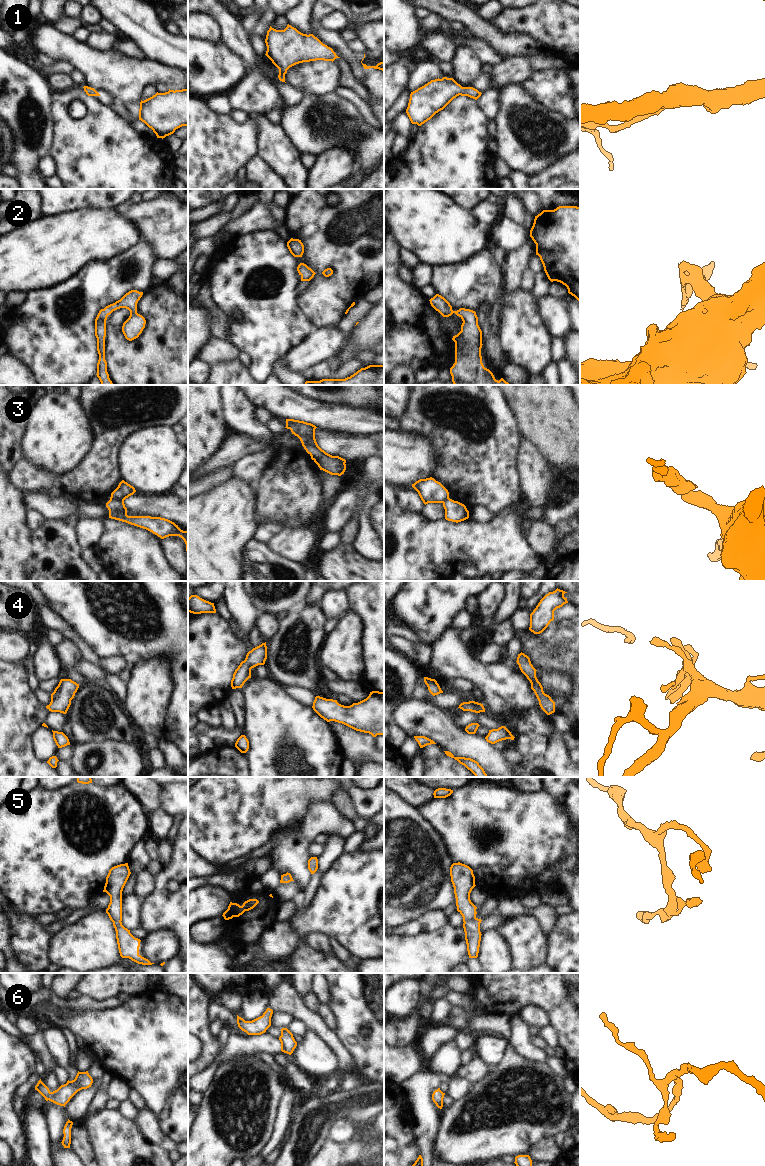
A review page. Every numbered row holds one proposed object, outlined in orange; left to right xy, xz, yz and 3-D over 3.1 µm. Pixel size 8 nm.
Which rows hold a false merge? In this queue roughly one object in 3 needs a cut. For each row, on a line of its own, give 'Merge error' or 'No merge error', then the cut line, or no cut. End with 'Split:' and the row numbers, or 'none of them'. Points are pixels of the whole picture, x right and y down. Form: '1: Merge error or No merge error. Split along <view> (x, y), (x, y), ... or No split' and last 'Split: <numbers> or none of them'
1: No merge error. No split
2: No merge error. No split
3: Merge error. Split along xy (123, 499), (109, 501)
4: No merge error. No split
5: No merge error. No split
6: No merge error. No split
Split: 3

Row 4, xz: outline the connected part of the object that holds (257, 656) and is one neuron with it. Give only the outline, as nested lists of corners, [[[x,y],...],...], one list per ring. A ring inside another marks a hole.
[[[266,642],[249,651],[246,655],[245,660],[240,663],[240,665],[233,674],[233,678],[231,680],[232,689],[242,688],[244,683],[249,678],[251,678],[251,669],[258,665],[264,665],[266,659],[267,659]]]

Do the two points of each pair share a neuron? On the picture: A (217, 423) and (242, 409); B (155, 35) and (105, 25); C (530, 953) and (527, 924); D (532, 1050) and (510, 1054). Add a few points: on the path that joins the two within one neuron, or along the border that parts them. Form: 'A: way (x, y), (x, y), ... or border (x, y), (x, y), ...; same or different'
A: border (221, 395), (225, 418), (230, 428); different
B: border (101, 17), (108, 20), (117, 31); different
C: way (528, 946), (527, 931); same
D: border (509, 1043), (523, 1057), (539, 1062); different

